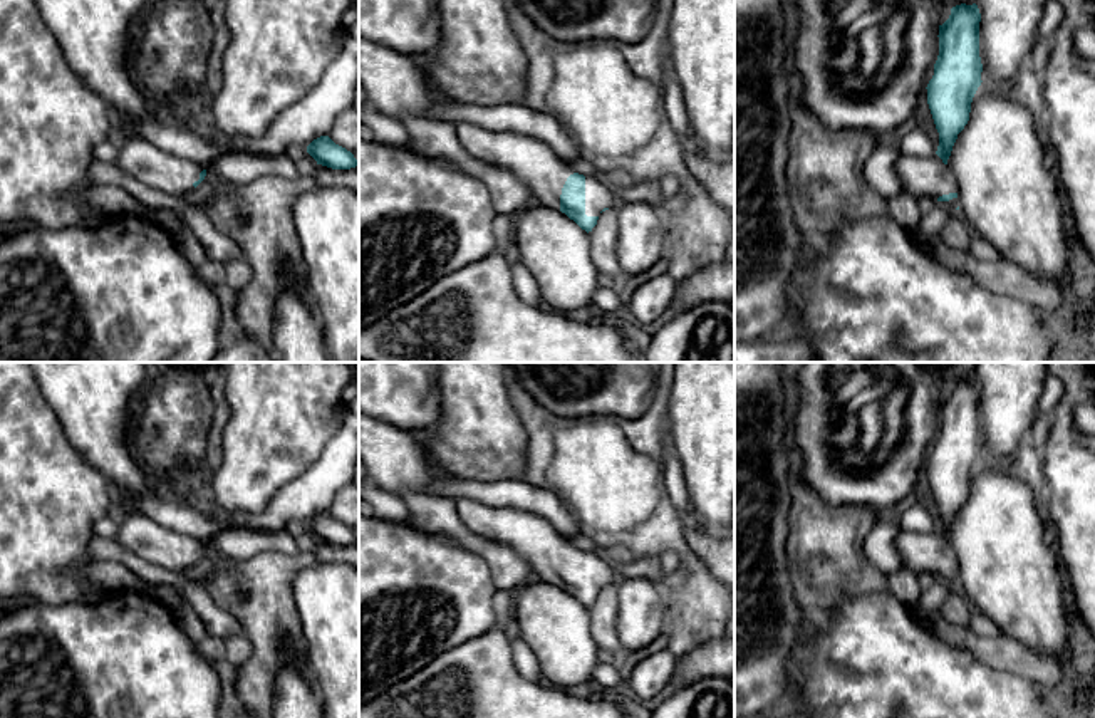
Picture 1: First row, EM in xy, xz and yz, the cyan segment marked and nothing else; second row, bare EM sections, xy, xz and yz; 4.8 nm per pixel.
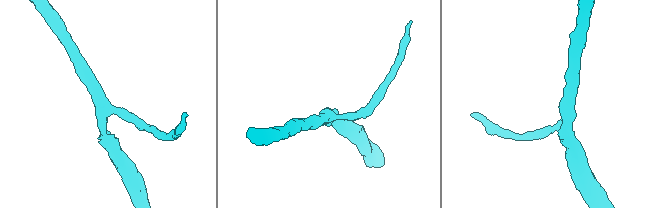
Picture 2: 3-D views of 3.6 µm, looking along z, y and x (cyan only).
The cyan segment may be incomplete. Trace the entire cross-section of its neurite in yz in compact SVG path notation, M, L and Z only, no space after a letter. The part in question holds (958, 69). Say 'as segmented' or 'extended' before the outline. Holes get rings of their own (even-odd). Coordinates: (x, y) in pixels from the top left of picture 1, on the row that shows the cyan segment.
extended; M976 3L956 5L949 18L939 25L939 55L934 75L927 84L927 104L939 133L939 146L932 156L900 153L895 171L902 191L929 196L957 208L959 183L947 166L957 134L969 121L973 97L981 86L979 57L981 13Z

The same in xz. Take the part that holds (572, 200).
extended; M470 122L453 124L464 151L485 163L503 168L518 176L532 191L533 203L565 213L587 233L597 225L602 211L617 208L614 190L595 176L584 176L570 168L548 144L513 131L488 131Z

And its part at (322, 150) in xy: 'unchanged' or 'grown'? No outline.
unchanged

